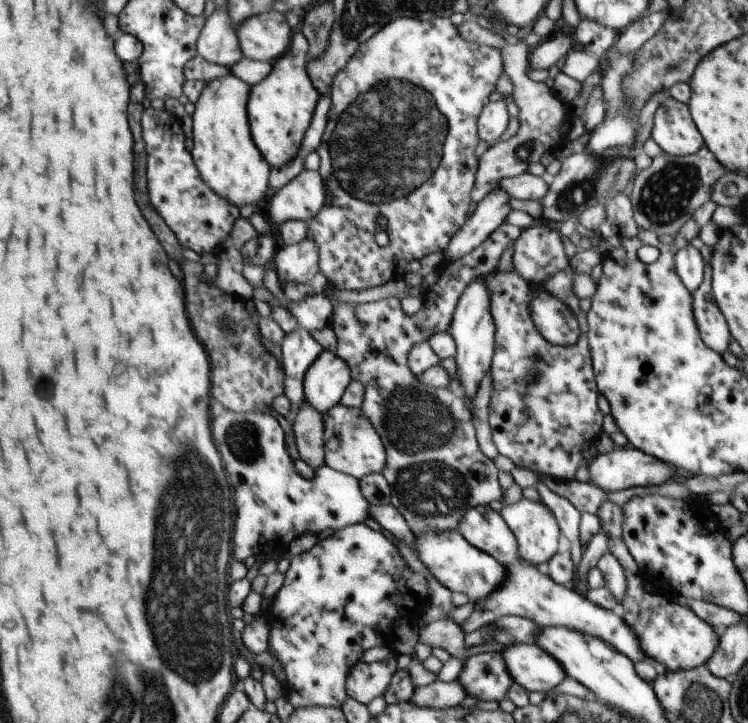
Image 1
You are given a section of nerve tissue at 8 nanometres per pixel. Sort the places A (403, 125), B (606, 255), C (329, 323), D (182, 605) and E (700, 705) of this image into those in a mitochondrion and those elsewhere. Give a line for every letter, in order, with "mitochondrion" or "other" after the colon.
A: mitochondrion
B: other
C: other
D: mitochondrion
E: mitochondrion

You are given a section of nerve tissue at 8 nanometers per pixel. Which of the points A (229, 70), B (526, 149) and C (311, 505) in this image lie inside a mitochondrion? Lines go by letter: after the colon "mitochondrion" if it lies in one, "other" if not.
A: other
B: mitochondrion
C: other

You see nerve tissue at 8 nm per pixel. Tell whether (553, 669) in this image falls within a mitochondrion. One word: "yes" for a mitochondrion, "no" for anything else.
no

